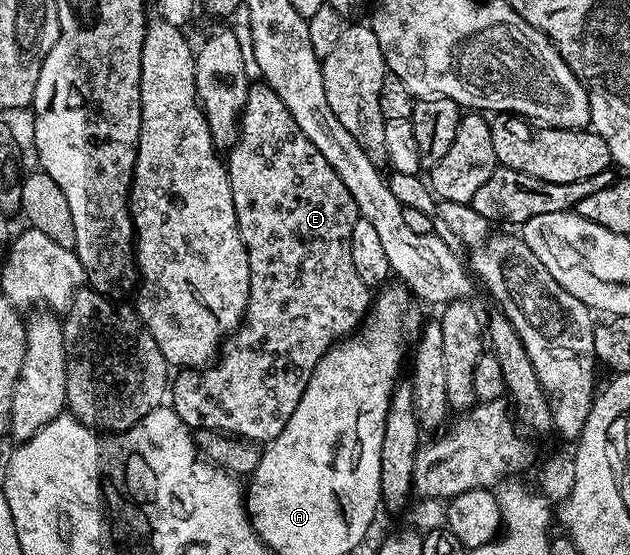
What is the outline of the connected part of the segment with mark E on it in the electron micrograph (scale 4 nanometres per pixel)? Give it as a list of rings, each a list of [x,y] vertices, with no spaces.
[[[256,83],[249,87],[246,106],[240,115],[240,132],[236,135],[236,143],[232,145],[226,156],[230,190],[234,194],[234,210],[238,218],[242,242],[252,261],[250,298],[240,327],[225,339],[218,353],[218,359],[207,368],[186,368],[175,373],[170,384],[170,407],[176,411],[178,418],[182,418],[182,422],[188,428],[226,432],[230,436],[239,436],[242,440],[250,440],[264,446],[269,440],[278,438],[286,422],[290,422],[290,414],[294,414],[298,402],[302,402],[302,390],[306,390],[306,382],[310,382],[310,374],[314,374],[318,362],[331,350],[333,344],[339,344],[344,337],[352,335],[364,323],[374,296],[362,282],[362,278],[358,278],[358,273],[354,270],[354,261],[350,258],[350,234],[354,234],[354,222],[358,218],[356,203],[350,190],[346,190],[334,166],[330,166],[330,162],[326,162],[326,158],[318,154],[318,146],[314,146],[314,142],[310,142],[310,138],[306,138],[306,134],[298,130],[298,122],[294,122],[290,110],[286,110],[286,102],[278,98],[278,94],[269,84]]]

